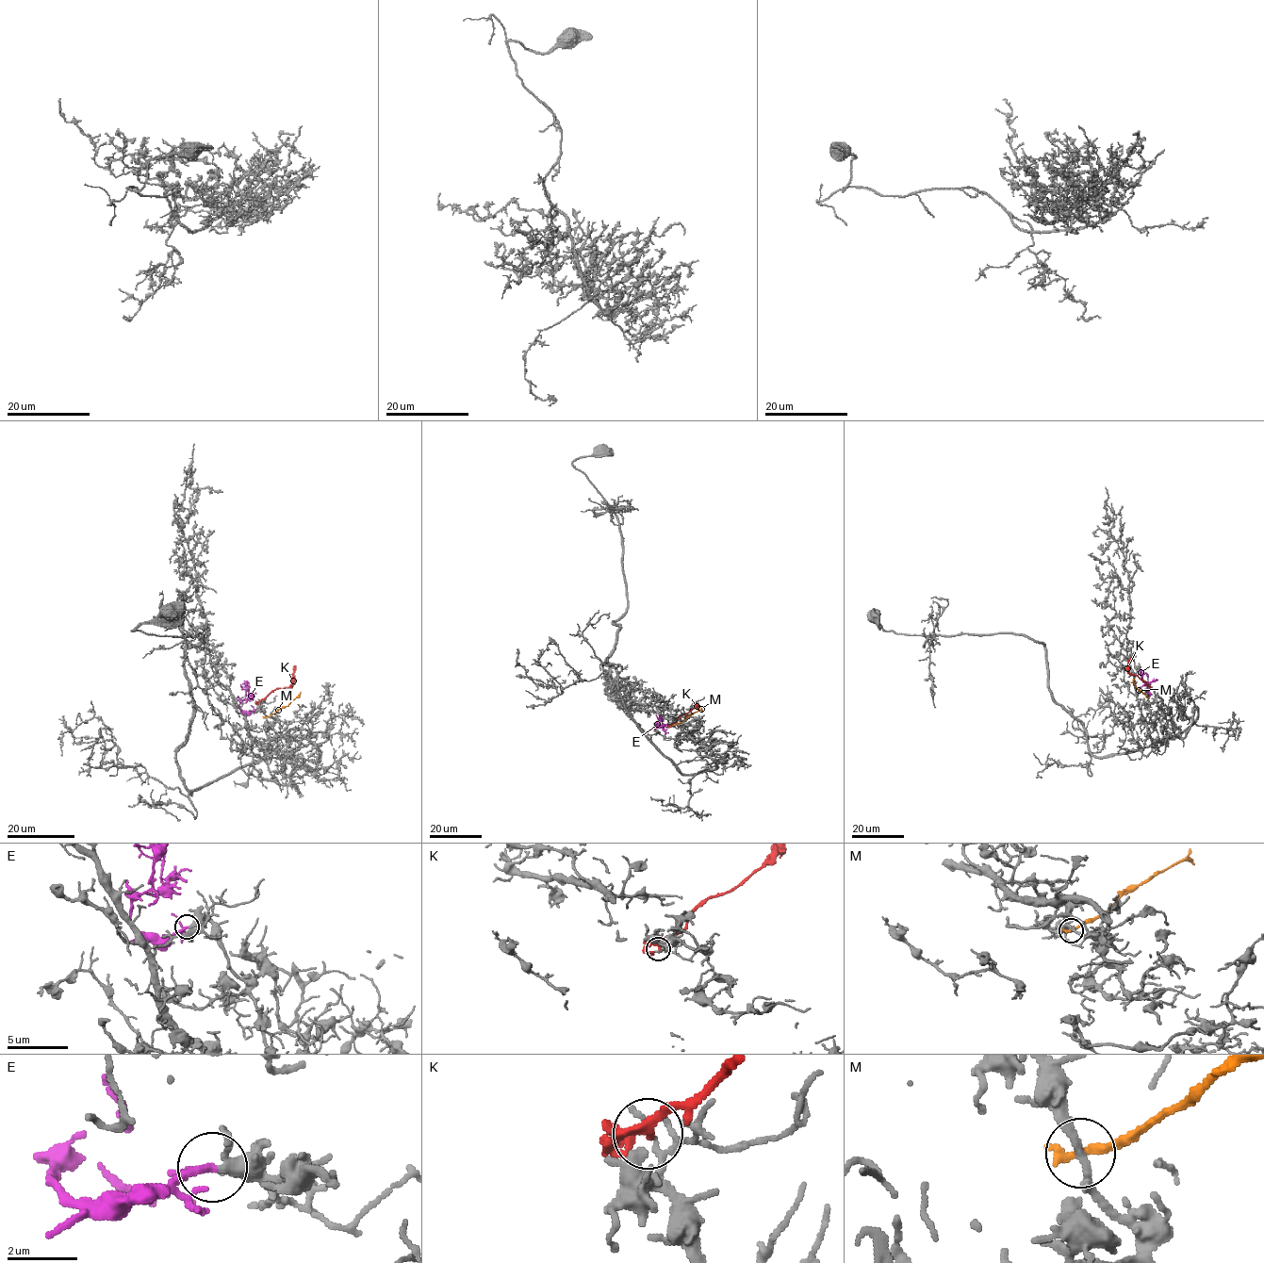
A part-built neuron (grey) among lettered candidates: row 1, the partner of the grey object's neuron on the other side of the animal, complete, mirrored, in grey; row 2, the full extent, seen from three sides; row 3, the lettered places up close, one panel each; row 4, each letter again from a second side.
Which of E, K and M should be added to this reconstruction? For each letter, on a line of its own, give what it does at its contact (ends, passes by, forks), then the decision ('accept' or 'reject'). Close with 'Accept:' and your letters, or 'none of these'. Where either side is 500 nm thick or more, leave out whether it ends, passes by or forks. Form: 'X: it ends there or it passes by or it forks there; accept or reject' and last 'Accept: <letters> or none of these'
E: it passes by; accept
K: it passes by; reject
M: it ends there; reject
Accept: E

